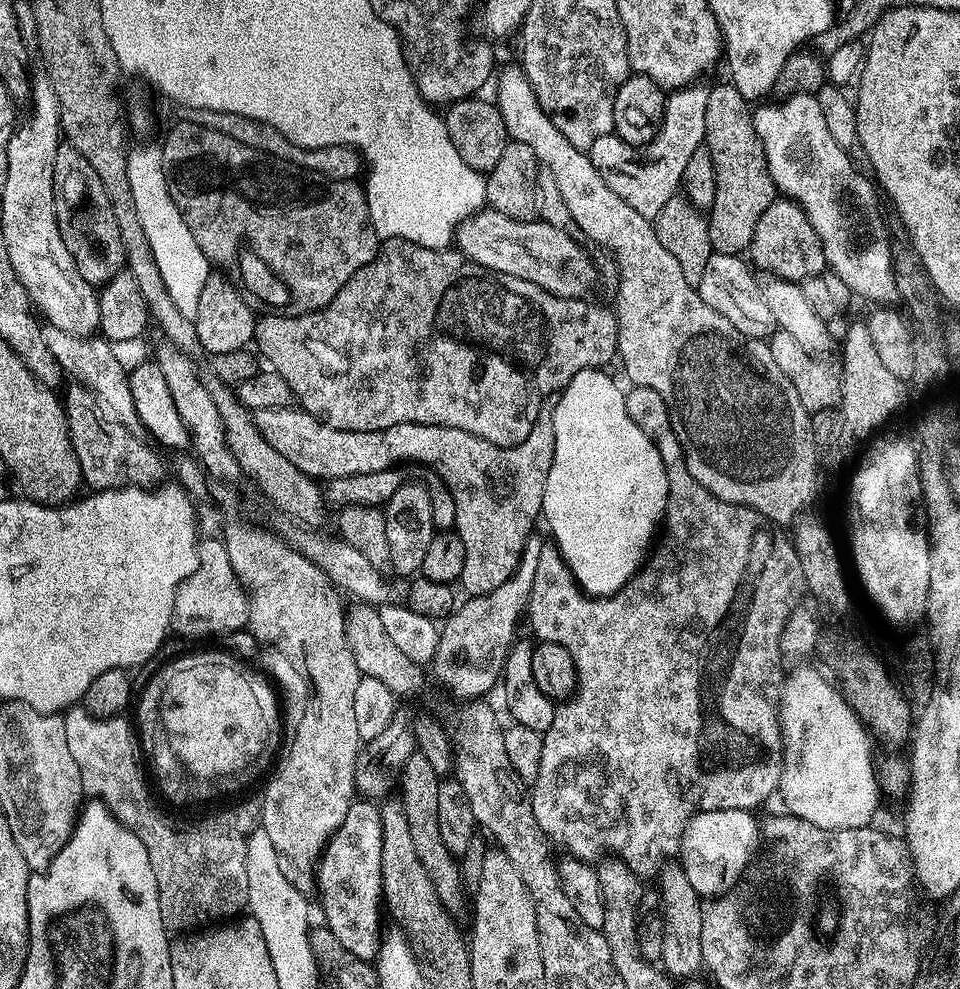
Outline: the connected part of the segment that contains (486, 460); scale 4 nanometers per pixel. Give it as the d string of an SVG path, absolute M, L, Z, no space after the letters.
M299 406L257 408L254 419L261 434L270 444L283 456L290 458L290 462L294 462L298 470L302 470L307 476L313 478L372 474L374 471L405 466L404 464L410 463L411 460L416 464L425 464L426 467L432 468L428 470L438 478L442 478L442 482L454 498L456 515L454 531L466 550L464 569L458 584L459 587L464 587L468 598L488 596L492 589L506 582L506 578L514 567L514 557L524 547L524 541L533 535L532 523L535 522L536 516L538 520L544 506L544 483L554 458L554 426L548 418L537 420L530 432L526 434L526 438L517 444L495 444L457 428L443 428L437 424L415 424L414 422L390 426L386 430L377 432L338 430Z

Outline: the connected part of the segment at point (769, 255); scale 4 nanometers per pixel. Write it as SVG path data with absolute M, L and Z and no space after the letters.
M787 198L774 199L766 210L762 210L762 218L758 218L758 224L754 226L750 260L757 269L760 267L764 272L772 272L768 274L773 277L795 282L823 273L826 268L822 242L818 242L814 226L810 226L800 205Z

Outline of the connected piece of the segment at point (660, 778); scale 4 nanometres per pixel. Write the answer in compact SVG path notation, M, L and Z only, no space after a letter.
M635 386L629 387L624 392L624 406L626 414L634 420L637 426L641 428L649 438L656 443L658 454L664 463L666 470L666 478L668 479L668 504L664 508L664 519L662 521L662 535L659 537L658 543L655 545L654 551L643 561L642 567L636 570L627 581L625 581L623 588L619 592L615 592L612 596L603 598L593 598L580 591L575 580L572 579L572 573L568 571L567 567L559 566L560 568L548 568L548 566L541 566L538 574L534 574L534 586L532 587L532 597L528 600L528 607L526 609L526 620L532 623L532 628L537 632L537 637L540 640L549 640L550 642L558 642L558 646L566 646L566 650L570 654L570 658L576 667L576 675L574 677L574 689L576 688L576 697L573 698L569 704L560 704L554 714L554 722L550 726L550 730L542 733L544 741L542 742L542 766L538 766L538 774L536 775L534 783L530 788L530 803L532 805L532 819L544 832L557 832L560 836L568 836L570 843L576 847L575 855L581 861L592 862L595 861L595 856L599 854L600 848L608 848L613 846L616 850L615 855L623 860L625 864L637 874L643 874L648 867L652 864L652 856L656 856L660 852L660 844L664 844L667 840L672 842L679 841L680 835L684 833L684 827L688 824L688 817L693 815L697 810L705 808L747 808L749 810L756 810L759 804L767 802L771 796L777 795L780 787L780 765L782 763L782 745L780 743L780 722L778 719L778 708L774 703L774 685L777 683L780 672L780 656L782 657L781 640L780 636L783 633L784 625L786 624L789 613L790 605L788 603L792 600L792 591L796 588L796 580L798 584L798 577L801 575L799 558L796 556L796 551L793 548L793 541L783 536L780 532L775 532L773 525L770 523L768 517L756 512L753 508L747 508L744 504L731 504L731 502L723 500L715 495L710 490L703 488L698 481L690 474L690 470L684 461L684 451L678 442L678 438L672 429L672 416L668 412L666 402L662 398L662 394L658 394L658 390L650 390L649 388L638 388Z

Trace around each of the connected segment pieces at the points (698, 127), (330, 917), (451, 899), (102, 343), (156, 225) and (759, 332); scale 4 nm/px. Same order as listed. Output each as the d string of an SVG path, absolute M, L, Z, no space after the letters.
M693 82L686 88L675 89L665 99L664 120L660 124L660 133L649 144L628 144L621 136L609 134L598 138L598 142L594 142L594 146L587 149L589 158L594 162L598 174L602 174L606 186L610 186L610 190L614 190L614 194L618 194L618 198L622 198L622 202L634 206L634 210L638 210L638 214L655 218L666 202L672 196L677 195L678 189L681 187L682 170L686 170L686 162L689 160L690 154L694 154L694 150L698 150L703 145L709 89L703 88L702 85L703 83Z
M357 799L350 806L350 810L346 814L346 818L342 822L342 826L338 826L338 830L330 838L330 842L324 847L323 853L318 861L318 888L324 891L324 920L323 923L334 934L334 938L338 938L338 942L342 942L342 946L346 946L346 950L350 950L350 954L354 954L354 958L362 958L363 960L372 962L380 954L380 941L382 939L382 931L380 932L380 902L382 906L382 897L384 895L384 874L382 872L382 818L380 817L379 807L371 799Z
M417 750L400 769L399 779L401 794L399 793L398 799L404 805L406 822L410 822L414 850L418 852L418 858L426 868L426 874L430 876L430 882L434 884L434 890L438 892L438 898L444 907L456 910L464 900L464 884L460 881L457 857L446 846L438 828L438 786L442 779L441 773L436 772L431 762Z
M48 326L44 328L44 338L46 346L69 377L76 376L72 378L91 388L104 407L127 428L133 430L138 428L137 425L142 422L142 417L137 412L133 391L130 390L129 371L123 369L121 363L114 358L112 344L105 340L103 335L75 336Z
M133 147L128 153L128 177L130 190L134 194L134 204L142 222L142 230L146 230L154 262L158 262L158 274L162 274L162 282L166 282L166 290L170 290L170 296L174 298L178 310L182 310L182 314L195 317L198 298L202 298L208 286L210 262L206 254L202 254L198 242L194 242L194 234L190 226L186 226L170 194L161 153L157 149L155 152L152 148Z
M713 252L706 262L705 273L702 274L698 291L702 302L706 302L710 310L718 310L718 314L722 314L722 318L727 318L729 322L734 322L734 326L738 326L742 334L768 338L777 331L778 327L773 311L766 304L761 285L758 282L756 285L751 271L753 272L753 269L743 255Z

